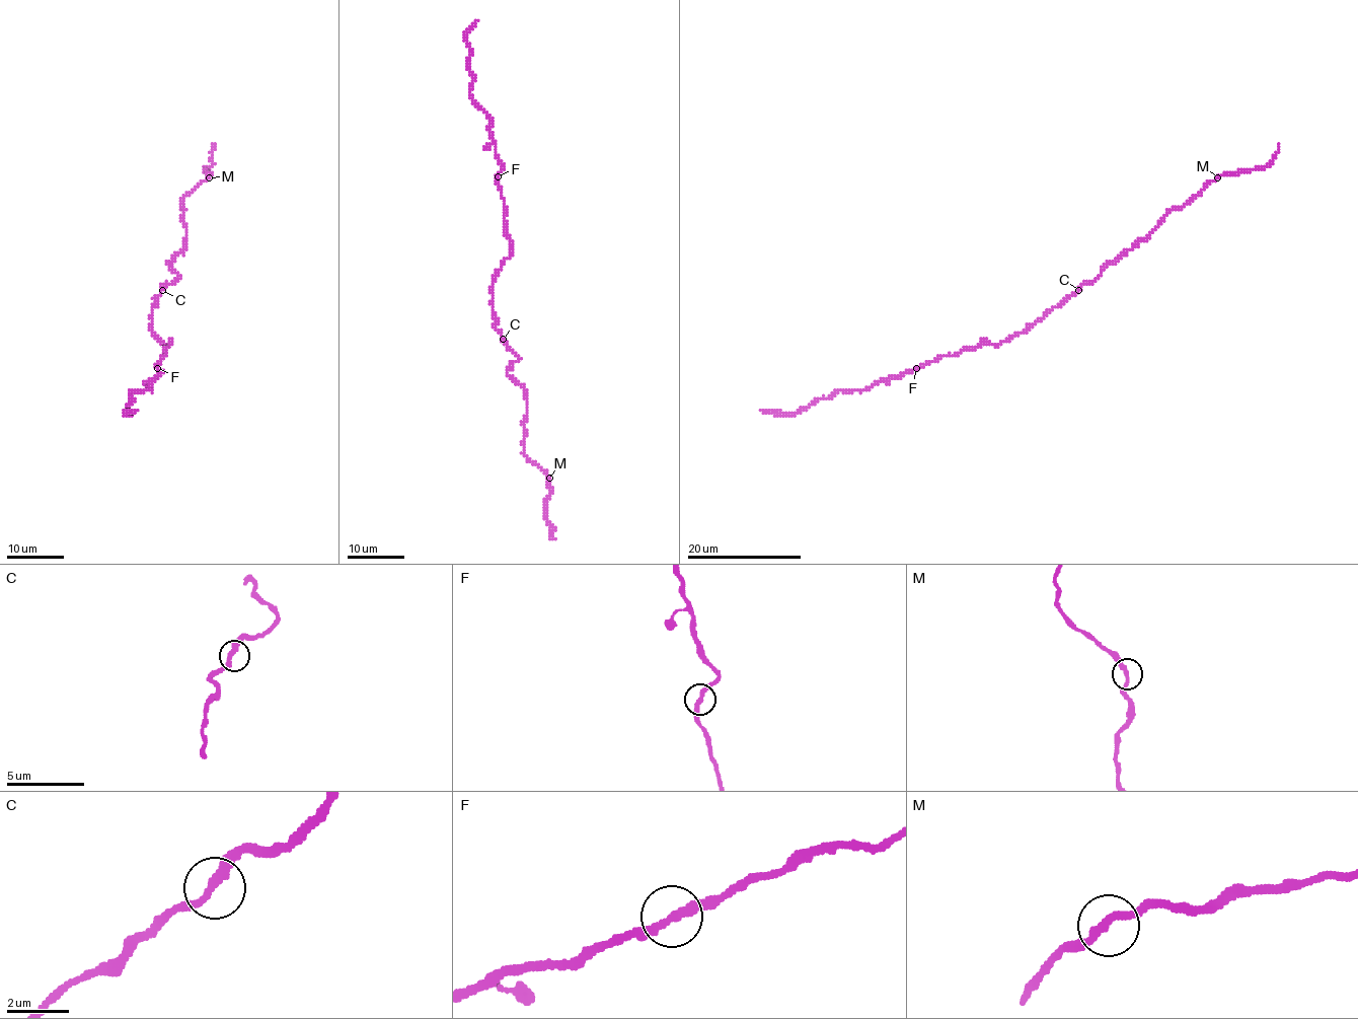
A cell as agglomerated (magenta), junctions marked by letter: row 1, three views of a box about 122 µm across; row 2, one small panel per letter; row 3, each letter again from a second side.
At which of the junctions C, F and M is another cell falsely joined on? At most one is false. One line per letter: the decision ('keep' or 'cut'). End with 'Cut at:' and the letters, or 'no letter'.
C: keep
F: keep
M: keep
Cut at: no letter

